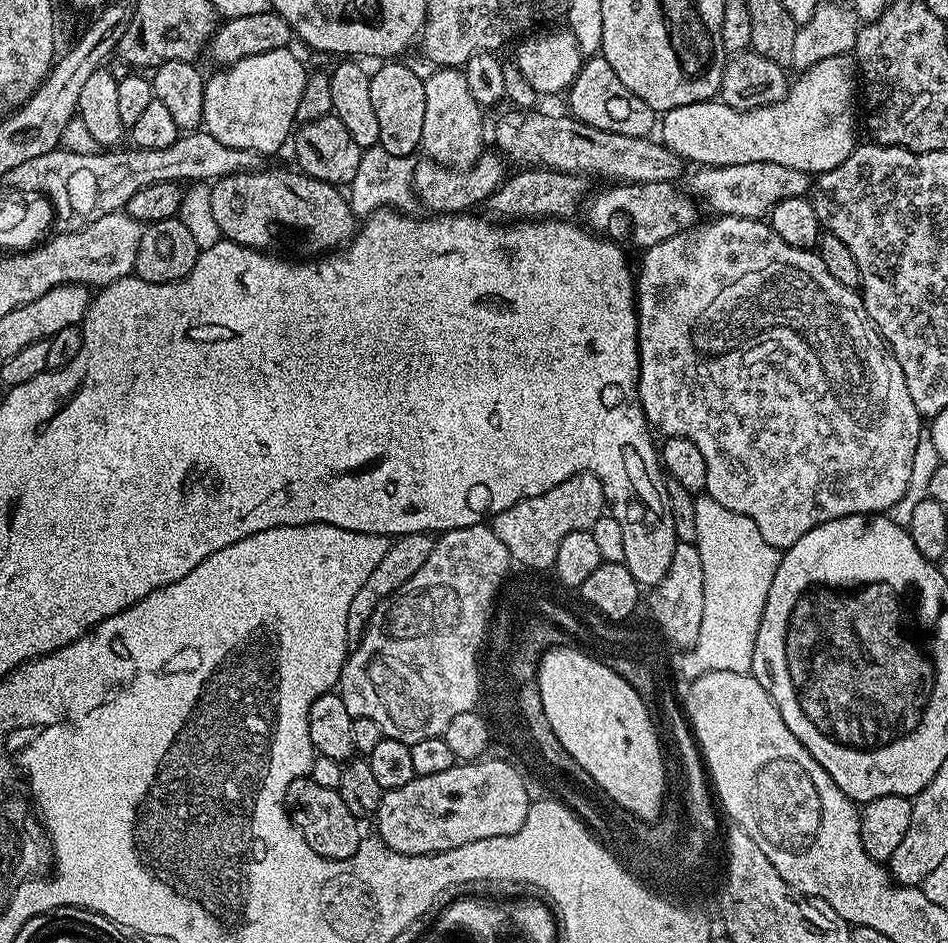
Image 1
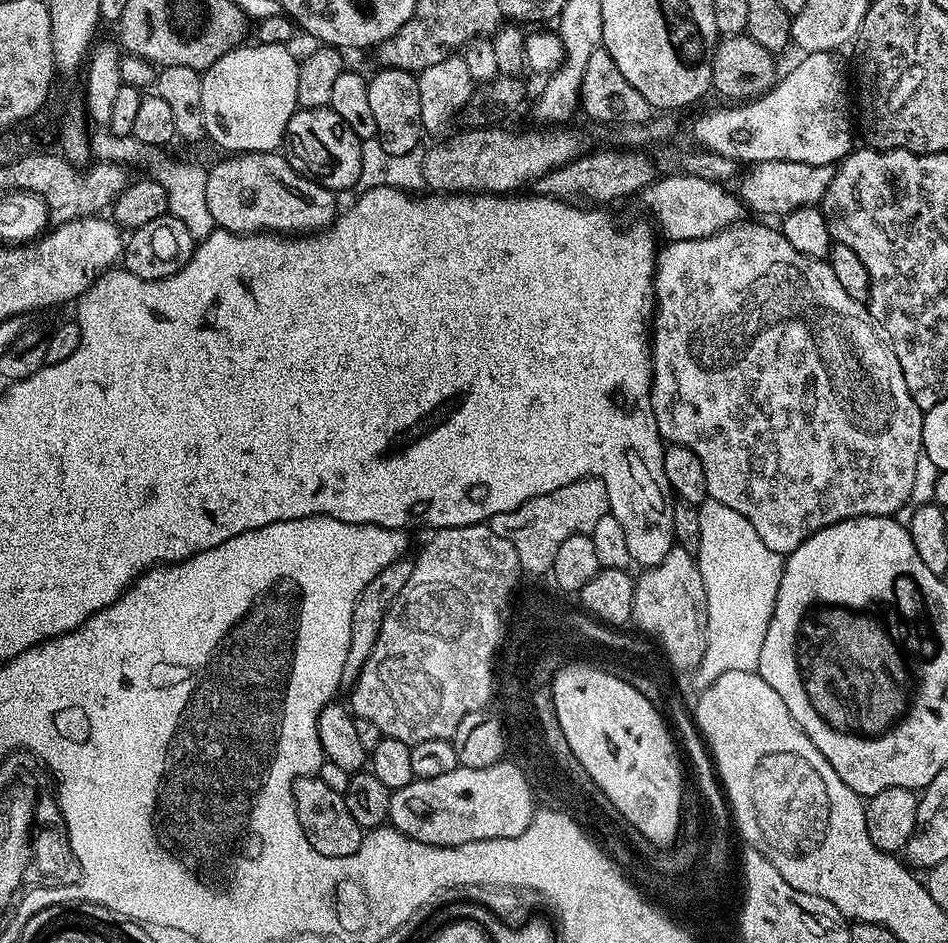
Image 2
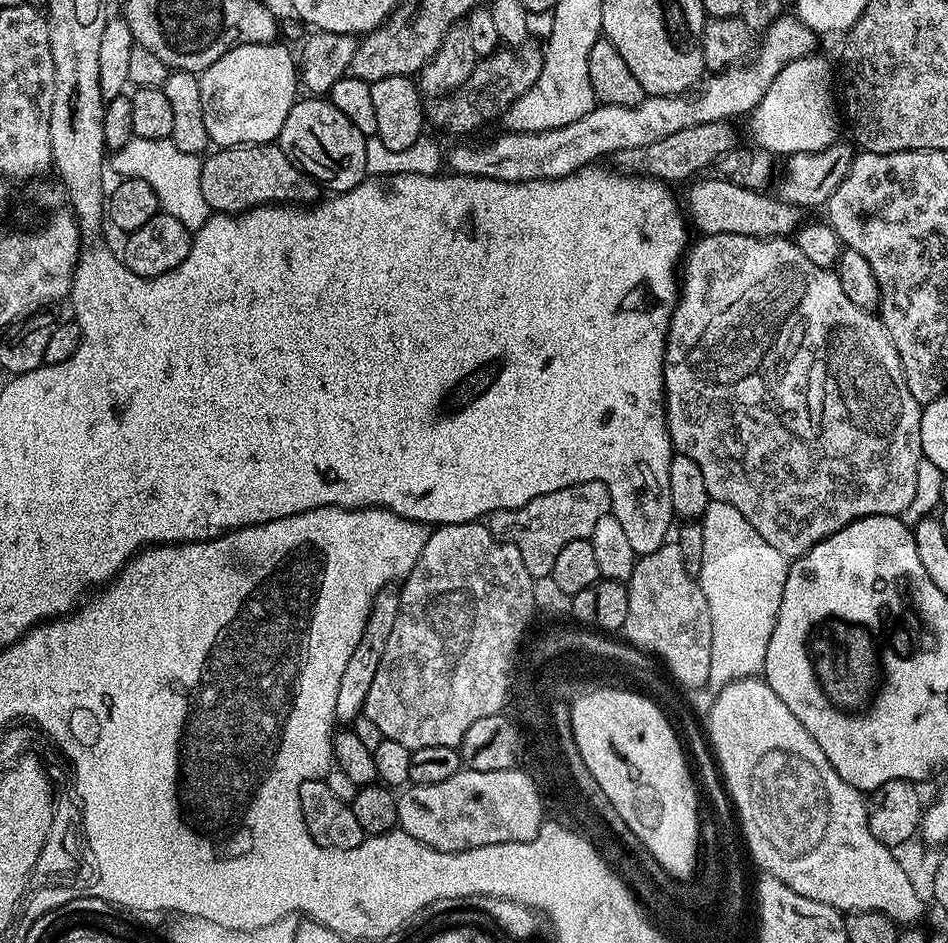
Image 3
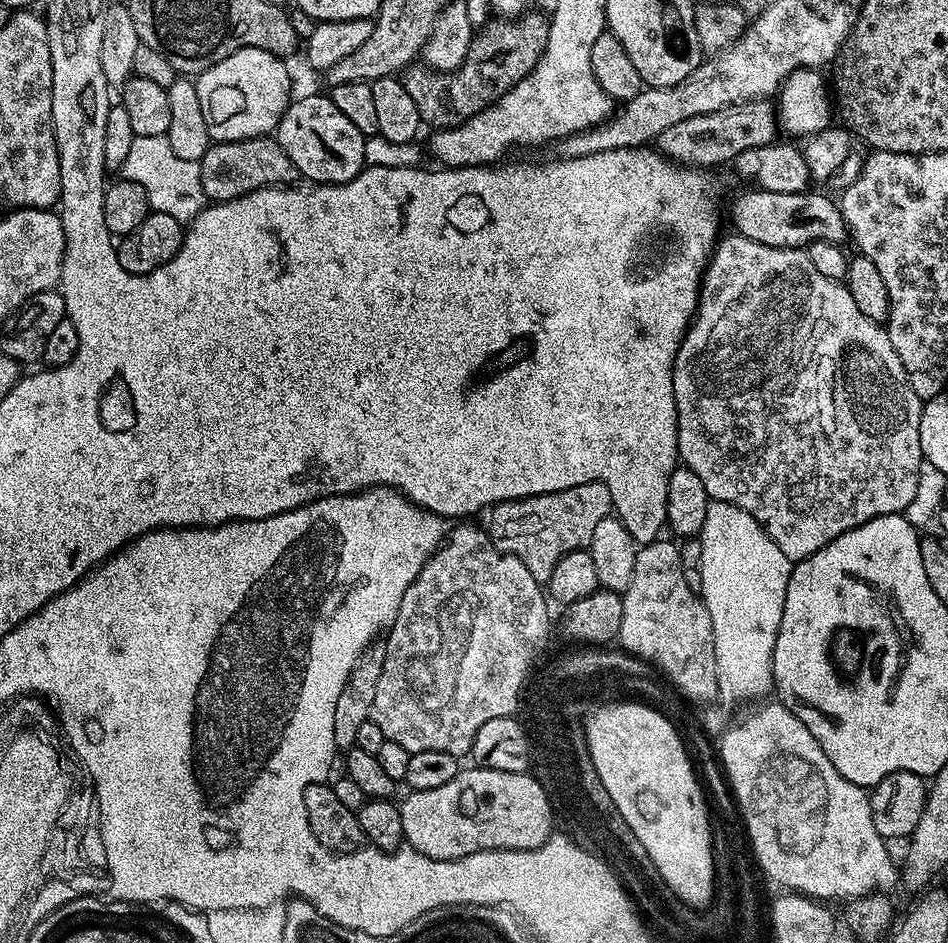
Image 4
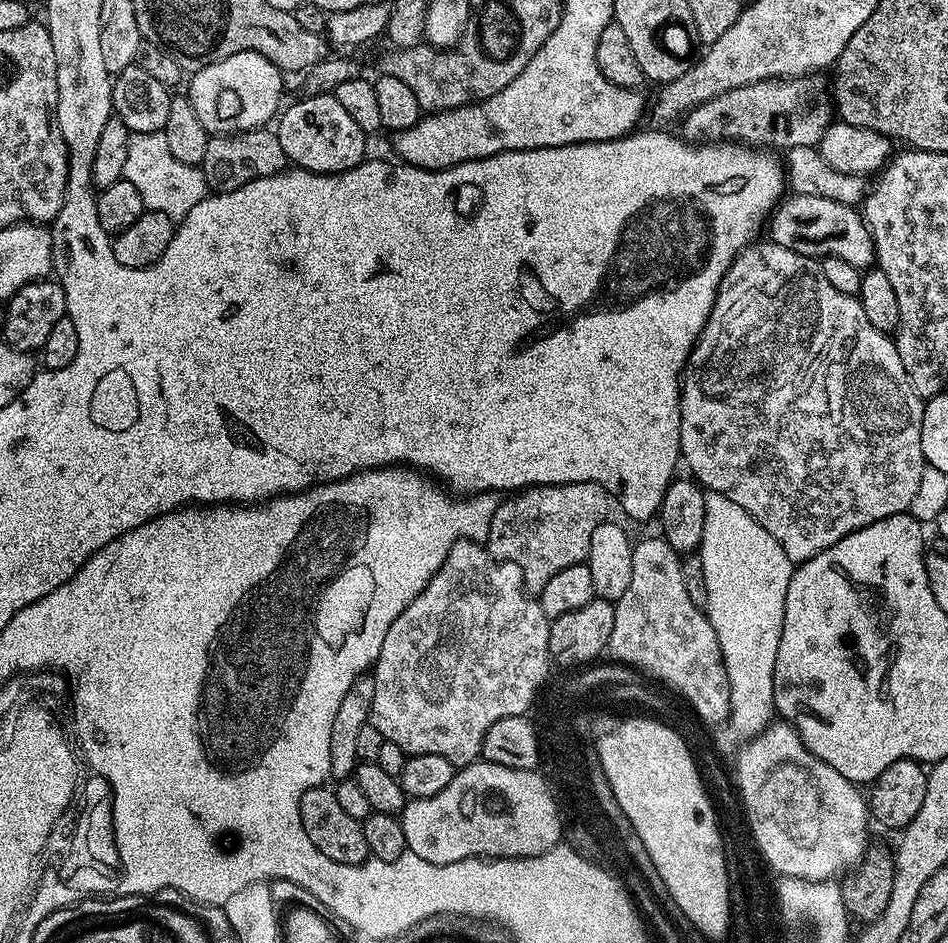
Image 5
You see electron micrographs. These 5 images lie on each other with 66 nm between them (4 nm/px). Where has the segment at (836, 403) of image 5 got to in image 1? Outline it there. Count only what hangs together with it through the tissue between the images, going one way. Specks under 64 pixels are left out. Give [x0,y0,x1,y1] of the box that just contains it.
[634,215,922,550]

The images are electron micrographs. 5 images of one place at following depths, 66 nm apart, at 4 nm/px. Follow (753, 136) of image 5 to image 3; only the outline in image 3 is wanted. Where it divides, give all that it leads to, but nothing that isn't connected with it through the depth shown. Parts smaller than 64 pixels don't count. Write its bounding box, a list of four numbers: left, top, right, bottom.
[614,120,738,182]

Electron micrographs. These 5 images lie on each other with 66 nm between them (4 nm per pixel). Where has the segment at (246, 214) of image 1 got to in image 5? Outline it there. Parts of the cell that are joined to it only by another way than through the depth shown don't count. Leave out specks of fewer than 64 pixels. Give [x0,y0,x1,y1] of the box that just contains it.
[198,126,286,193]

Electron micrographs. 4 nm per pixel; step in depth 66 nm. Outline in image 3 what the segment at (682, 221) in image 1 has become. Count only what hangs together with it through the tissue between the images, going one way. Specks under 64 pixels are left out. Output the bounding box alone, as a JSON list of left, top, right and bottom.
[684,176,804,239]

